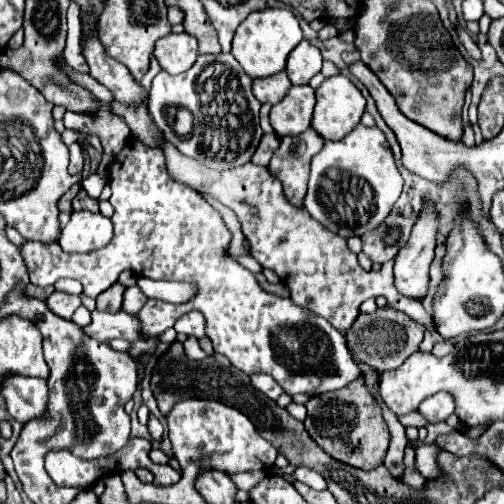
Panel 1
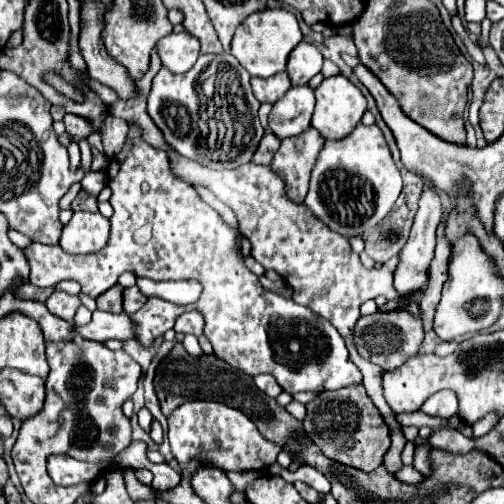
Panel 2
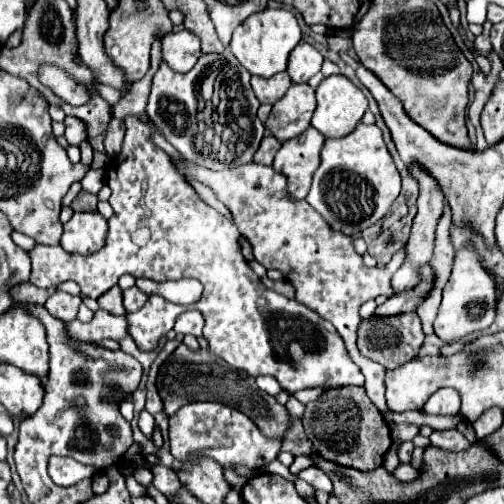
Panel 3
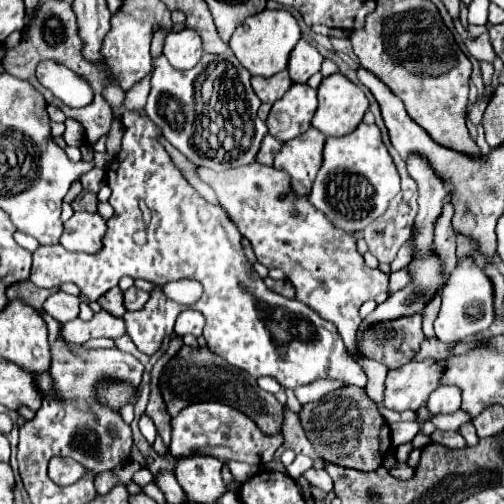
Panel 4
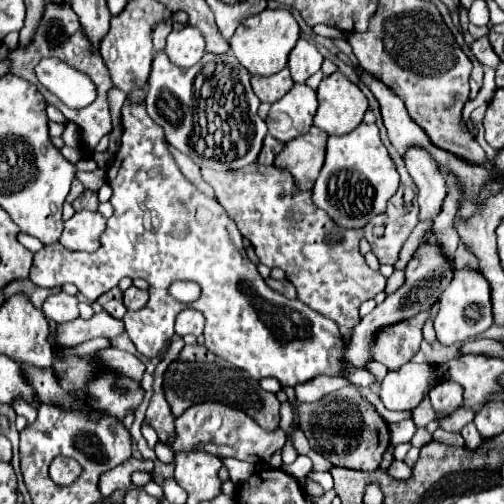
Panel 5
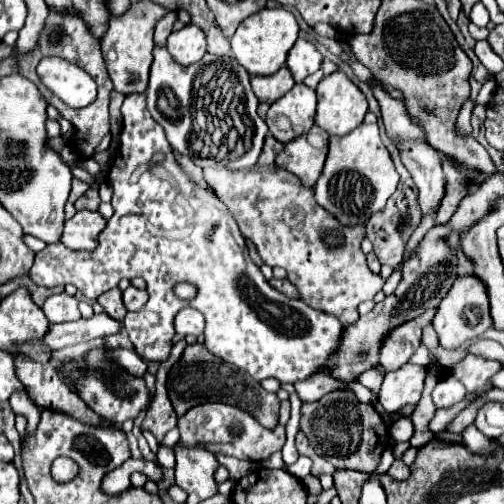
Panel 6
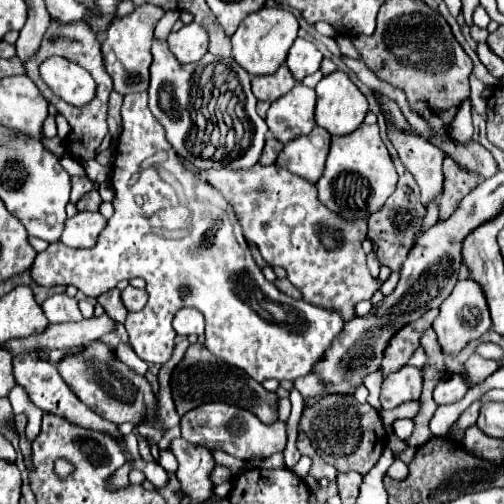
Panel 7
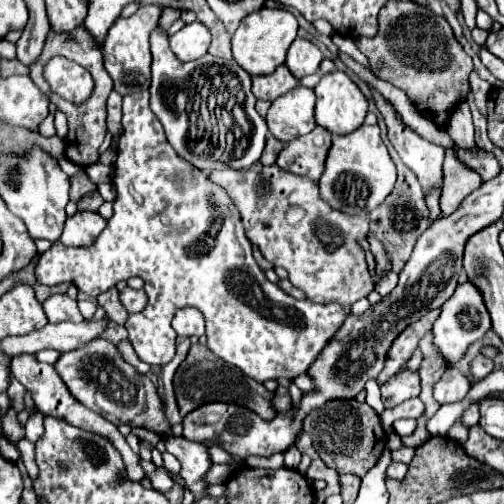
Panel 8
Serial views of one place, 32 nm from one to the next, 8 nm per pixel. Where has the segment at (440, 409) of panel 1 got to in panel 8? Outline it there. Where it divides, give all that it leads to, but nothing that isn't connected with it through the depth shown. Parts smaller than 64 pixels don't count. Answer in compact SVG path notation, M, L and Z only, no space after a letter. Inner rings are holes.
M448 368L442 378L434 384L434 398L440 402L440 404L450 404L450 402L458 402L458 400L464 400L468 390L470 390L472 382L470 378L456 370L456 368Z

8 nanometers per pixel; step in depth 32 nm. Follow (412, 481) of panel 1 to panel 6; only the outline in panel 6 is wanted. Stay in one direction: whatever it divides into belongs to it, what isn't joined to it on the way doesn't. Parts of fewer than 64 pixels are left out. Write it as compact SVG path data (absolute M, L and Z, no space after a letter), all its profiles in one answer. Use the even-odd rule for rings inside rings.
M394 460L394 464L388 470L388 476L396 478L396 480L404 480L404 478L408 478L408 472L410 472L410 468L402 460Z

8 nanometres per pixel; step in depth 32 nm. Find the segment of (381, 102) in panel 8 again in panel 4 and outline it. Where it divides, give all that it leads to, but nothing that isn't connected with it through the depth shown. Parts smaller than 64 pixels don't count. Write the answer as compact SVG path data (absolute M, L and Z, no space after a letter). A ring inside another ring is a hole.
M418 152L410 154L406 160L408 174L416 180L418 184L418 216L416 216L416 246L414 246L414 256L424 256L424 252L430 252L432 240L434 240L434 222L436 216L440 216L444 200L448 196L446 182L440 180L436 170L430 166L430 162L420 156Z

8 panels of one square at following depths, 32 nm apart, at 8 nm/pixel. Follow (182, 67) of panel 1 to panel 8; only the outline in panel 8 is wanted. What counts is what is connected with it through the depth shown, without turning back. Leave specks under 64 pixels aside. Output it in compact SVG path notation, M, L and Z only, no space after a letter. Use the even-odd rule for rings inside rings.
M196 20L192 24L186 24L174 36L170 36L170 48L182 62L190 62L202 58L208 52L210 40L210 30Z

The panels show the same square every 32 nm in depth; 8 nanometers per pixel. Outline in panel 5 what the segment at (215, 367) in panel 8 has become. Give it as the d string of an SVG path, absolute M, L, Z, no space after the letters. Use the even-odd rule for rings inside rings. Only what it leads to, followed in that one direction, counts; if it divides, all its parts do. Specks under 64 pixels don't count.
M200 344L184 346L178 360L170 364L164 376L164 390L174 416L180 416L186 408L200 402L224 402L228 406L244 410L266 430L276 430L280 422L280 414L278 414L280 402L274 394L262 390L258 382L252 380L252 376L248 376L248 372L228 364L226 360L220 360Z

